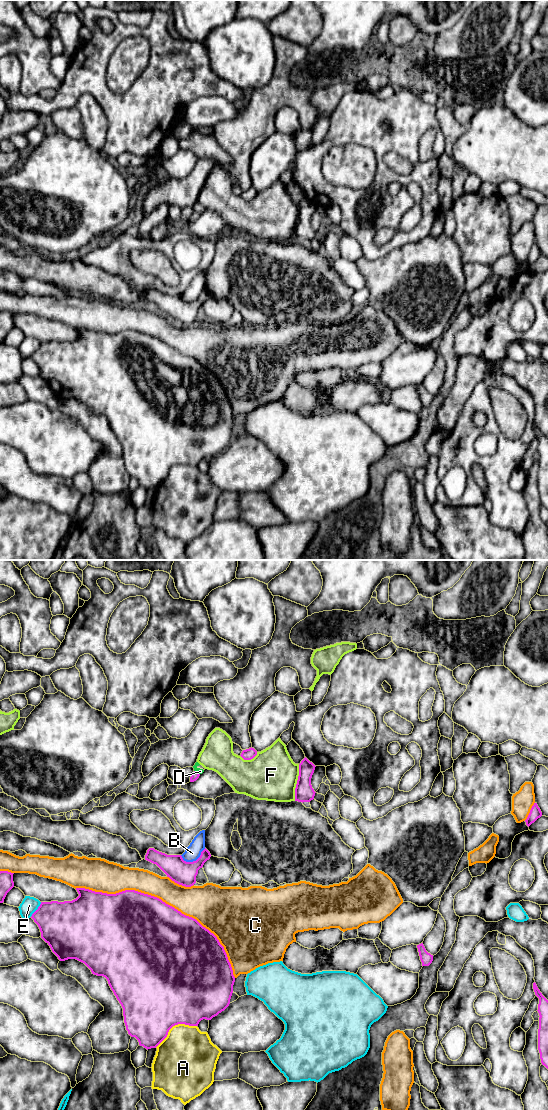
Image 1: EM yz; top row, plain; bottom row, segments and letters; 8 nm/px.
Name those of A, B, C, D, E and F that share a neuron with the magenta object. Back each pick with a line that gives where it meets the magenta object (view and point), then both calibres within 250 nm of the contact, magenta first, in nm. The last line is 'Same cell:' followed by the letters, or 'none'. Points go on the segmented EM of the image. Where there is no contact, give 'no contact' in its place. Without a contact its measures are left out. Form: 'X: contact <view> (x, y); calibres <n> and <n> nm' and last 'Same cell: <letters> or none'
Same cell: none

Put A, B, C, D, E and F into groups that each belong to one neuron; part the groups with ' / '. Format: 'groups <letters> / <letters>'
groups A / B E / C / D / F

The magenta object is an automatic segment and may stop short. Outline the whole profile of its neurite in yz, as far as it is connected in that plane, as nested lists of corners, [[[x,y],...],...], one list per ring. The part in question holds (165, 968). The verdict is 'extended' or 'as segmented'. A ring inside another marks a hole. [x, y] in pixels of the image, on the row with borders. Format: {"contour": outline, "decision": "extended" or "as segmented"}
{"contour": [[[76,888],[76,890],[79,896],[72,901],[41,902],[31,918],[38,925],[41,938],[50,946],[52,952],[60,961],[76,959],[84,963],[91,970],[92,974],[103,976],[107,979],[111,990],[123,1008],[126,1030],[131,1037],[135,1037],[138,1040],[140,1046],[147,1050],[156,1048],[167,1037],[169,1030],[173,1026],[178,1024],[198,1026],[201,1020],[211,1020],[229,1006],[235,982],[231,964],[224,947],[220,944],[217,937],[203,927],[196,919],[182,914],[157,897],[135,890],[125,890],[116,894],[95,892],[85,888]]], "decision": "as segmented"}

